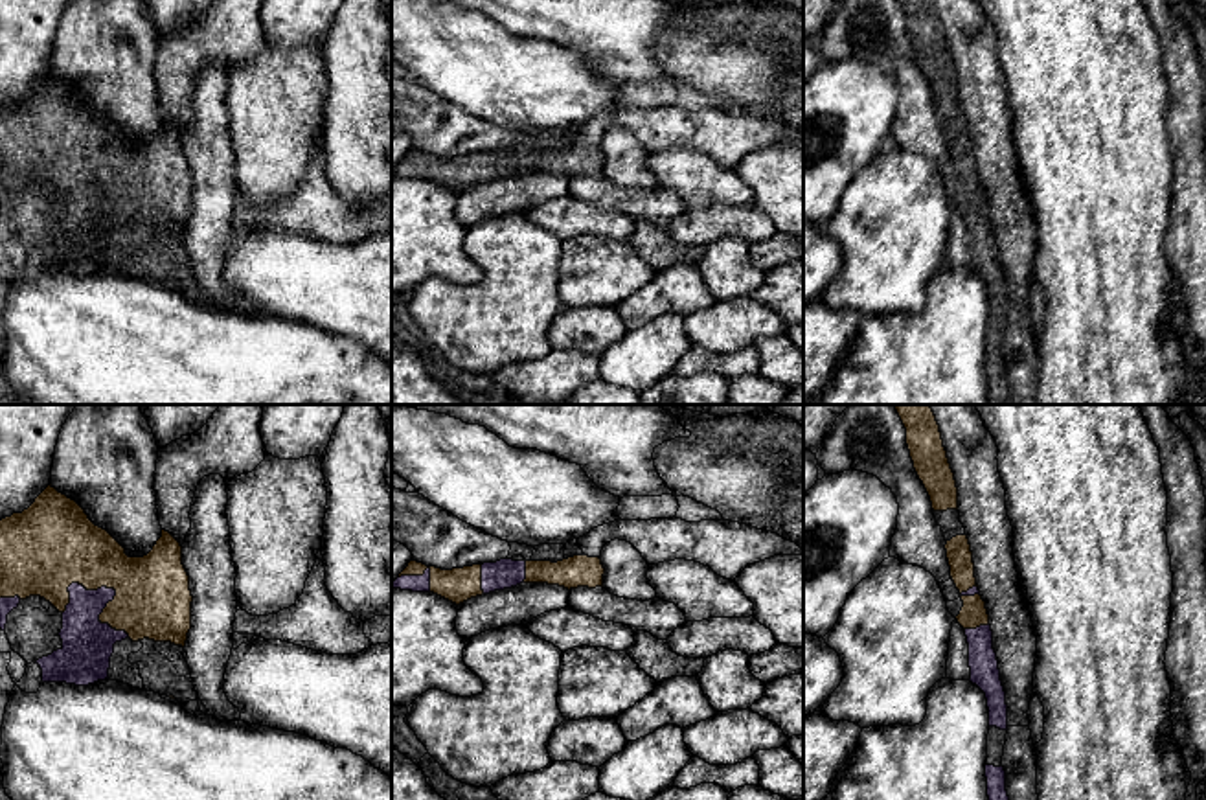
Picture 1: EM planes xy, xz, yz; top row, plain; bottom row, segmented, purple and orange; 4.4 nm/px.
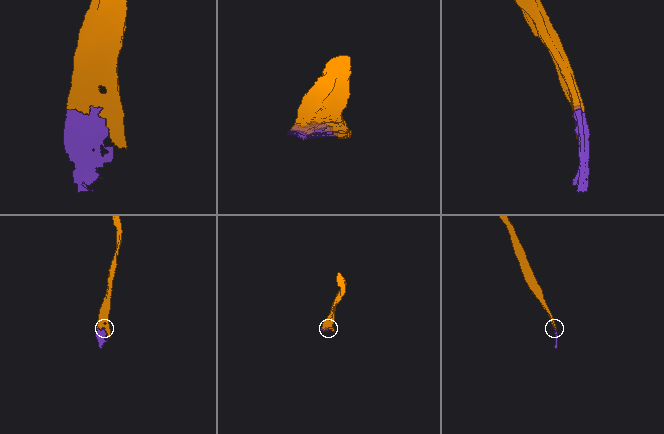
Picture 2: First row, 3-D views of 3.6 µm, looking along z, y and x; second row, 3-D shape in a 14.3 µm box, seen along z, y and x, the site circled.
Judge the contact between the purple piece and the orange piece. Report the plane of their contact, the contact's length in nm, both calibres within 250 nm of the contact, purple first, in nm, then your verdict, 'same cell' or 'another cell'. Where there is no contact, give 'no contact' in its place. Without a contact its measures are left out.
xy | 360 nm | 220/340 nm | same cell

